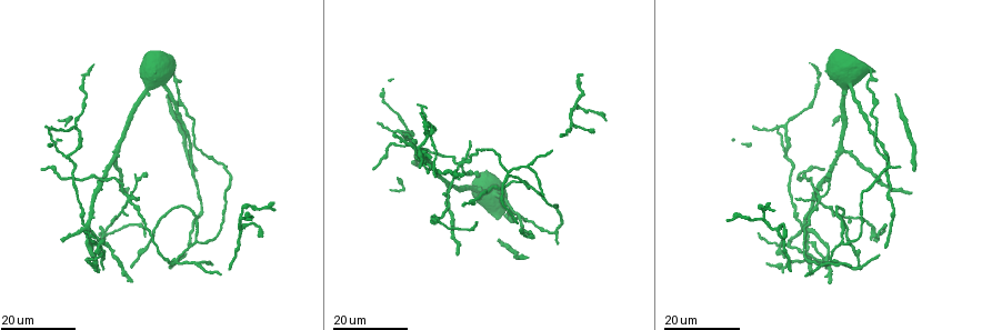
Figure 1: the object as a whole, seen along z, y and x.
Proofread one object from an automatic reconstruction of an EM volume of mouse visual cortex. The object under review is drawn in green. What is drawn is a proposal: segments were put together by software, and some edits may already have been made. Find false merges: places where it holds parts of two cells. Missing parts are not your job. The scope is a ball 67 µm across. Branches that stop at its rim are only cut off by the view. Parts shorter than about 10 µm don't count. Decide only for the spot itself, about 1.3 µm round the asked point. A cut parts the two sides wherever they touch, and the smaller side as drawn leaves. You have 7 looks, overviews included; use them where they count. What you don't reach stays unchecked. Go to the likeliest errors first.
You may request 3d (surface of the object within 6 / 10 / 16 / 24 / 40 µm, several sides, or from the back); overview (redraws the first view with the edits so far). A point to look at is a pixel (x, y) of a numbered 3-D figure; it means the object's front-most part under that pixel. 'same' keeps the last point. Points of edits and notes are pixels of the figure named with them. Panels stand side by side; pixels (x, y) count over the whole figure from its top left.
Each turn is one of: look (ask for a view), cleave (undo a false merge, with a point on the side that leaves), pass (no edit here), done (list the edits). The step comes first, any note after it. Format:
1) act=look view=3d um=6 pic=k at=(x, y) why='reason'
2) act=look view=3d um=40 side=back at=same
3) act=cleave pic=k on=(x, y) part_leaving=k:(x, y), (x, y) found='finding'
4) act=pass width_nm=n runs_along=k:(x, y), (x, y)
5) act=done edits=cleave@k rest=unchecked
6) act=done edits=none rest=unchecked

act=look view=3d um=24 pic=1 at=(819, 199) why='four or more arms meet'

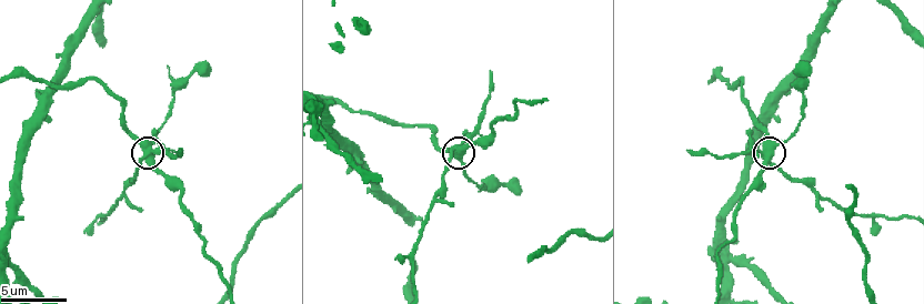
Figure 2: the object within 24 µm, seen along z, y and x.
act=look view=3d um=6 pic=2 at=(143, 154)

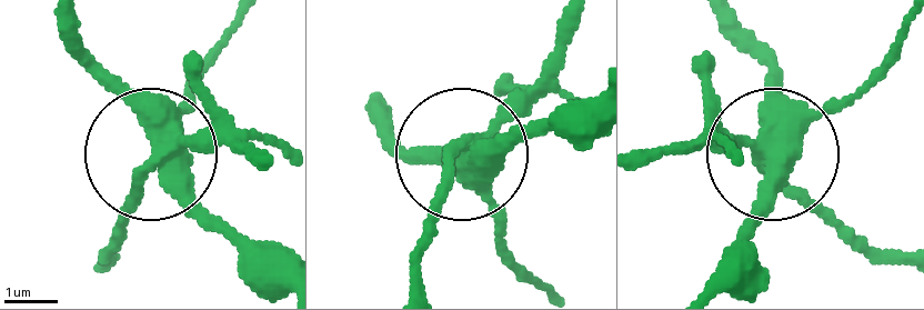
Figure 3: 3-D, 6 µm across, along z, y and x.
act=cleave pic=3 on=(219, 123) arms=4 part_leaving=3:(476, 144), (459, 158), (414, 290) found='two cells meet here'

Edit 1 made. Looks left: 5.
act=look view=overview

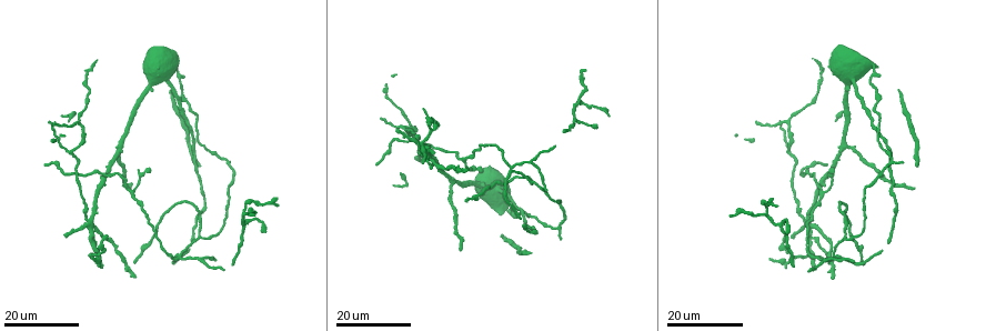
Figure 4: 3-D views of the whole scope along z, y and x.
act=look view=3d um=24 pic=4 at=(80, 121) why='a fork'

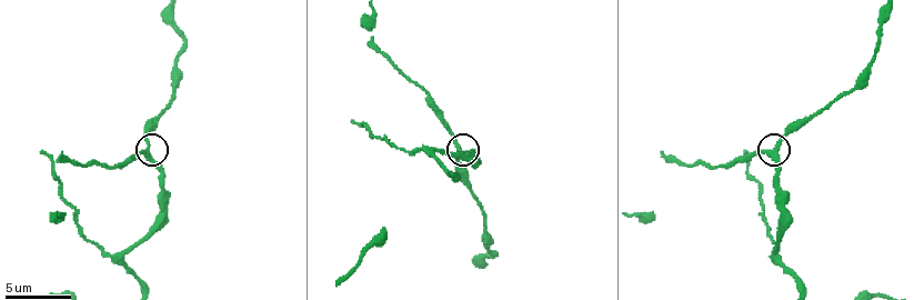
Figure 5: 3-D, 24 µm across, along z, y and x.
act=look view=3d um=10 pic=5 at=(145, 154) why='zoom in'

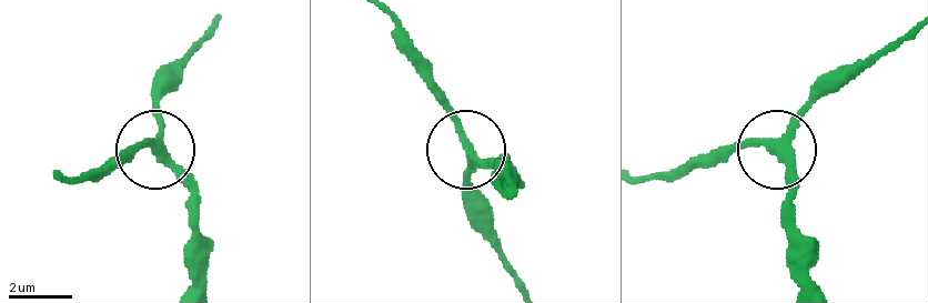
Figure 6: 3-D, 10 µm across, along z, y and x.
act=pass runs_along=6:(498, 169), (477, 153), (433, 84) found='one cell here'

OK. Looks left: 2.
act=look view=3d um=6 pic=5 at=(176, 86)

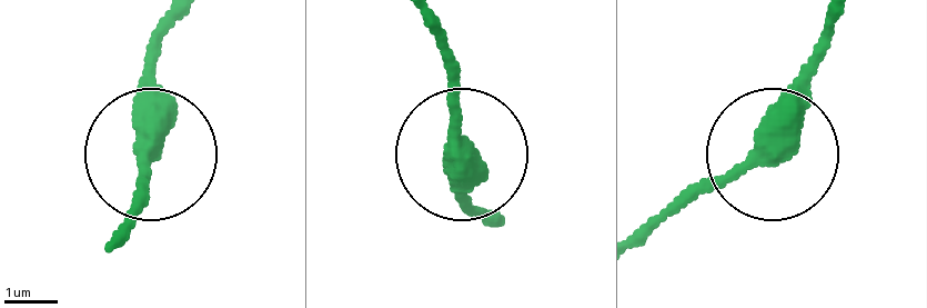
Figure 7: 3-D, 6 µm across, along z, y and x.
act=look view=3d um=6 side=back pic=7 at=(150, 151) why='other side'

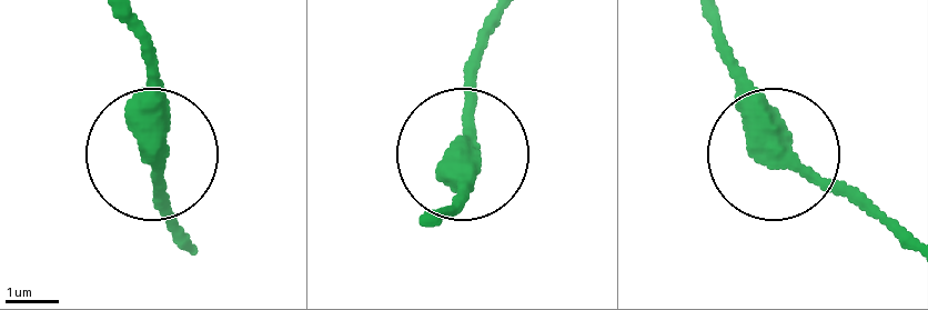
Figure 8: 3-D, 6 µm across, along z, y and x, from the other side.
act=pass side_arm_um=15 found='continuous, no second cell'

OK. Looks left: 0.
act=done edits=cleave@3 rest=unchecked

